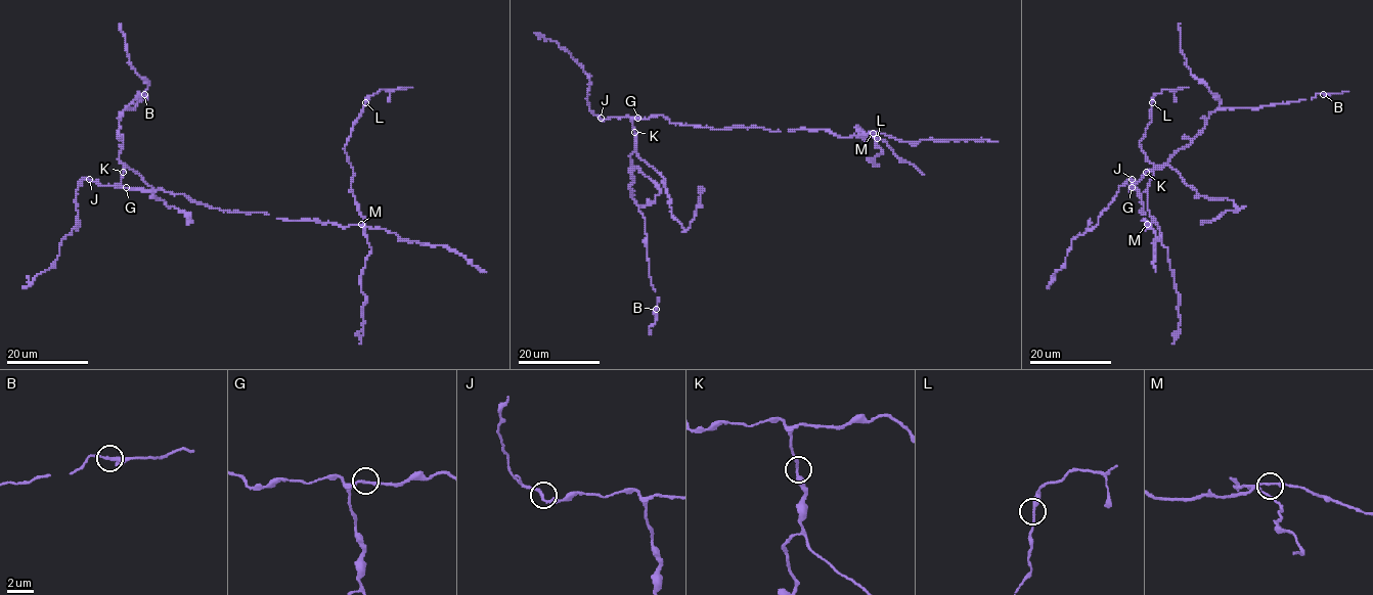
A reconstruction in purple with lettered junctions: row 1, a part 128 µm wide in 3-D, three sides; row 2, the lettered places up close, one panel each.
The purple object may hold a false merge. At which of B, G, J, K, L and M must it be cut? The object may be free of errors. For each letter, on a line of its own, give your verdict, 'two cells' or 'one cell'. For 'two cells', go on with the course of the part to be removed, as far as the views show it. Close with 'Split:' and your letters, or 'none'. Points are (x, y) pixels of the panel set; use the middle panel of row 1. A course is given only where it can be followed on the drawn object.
B: one cell
G: one cell
J: one cell
K: one cell
L: one cell
M: one cell
Split: none

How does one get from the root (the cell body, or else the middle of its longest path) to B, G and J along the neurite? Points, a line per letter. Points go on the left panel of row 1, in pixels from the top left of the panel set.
B: (217, 209), (183, 194), (121, 184), (125, 168), (119, 159), (120, 117), (146, 99), (144, 94)
G: (217, 209), (162, 189), (126, 187)
J: (217, 209), (162, 189), (100, 185), (89, 179)

